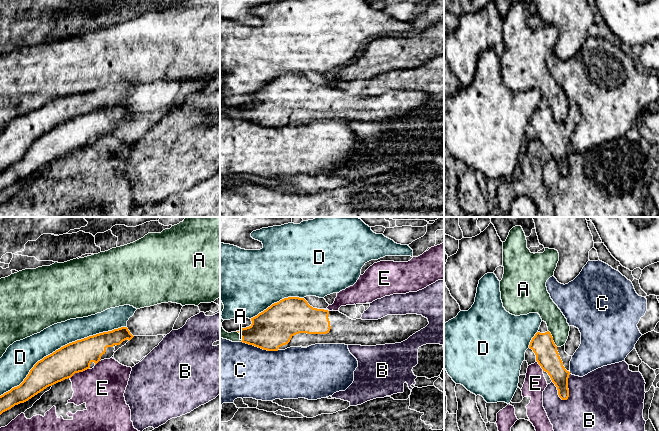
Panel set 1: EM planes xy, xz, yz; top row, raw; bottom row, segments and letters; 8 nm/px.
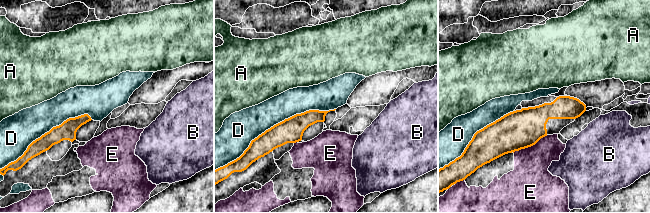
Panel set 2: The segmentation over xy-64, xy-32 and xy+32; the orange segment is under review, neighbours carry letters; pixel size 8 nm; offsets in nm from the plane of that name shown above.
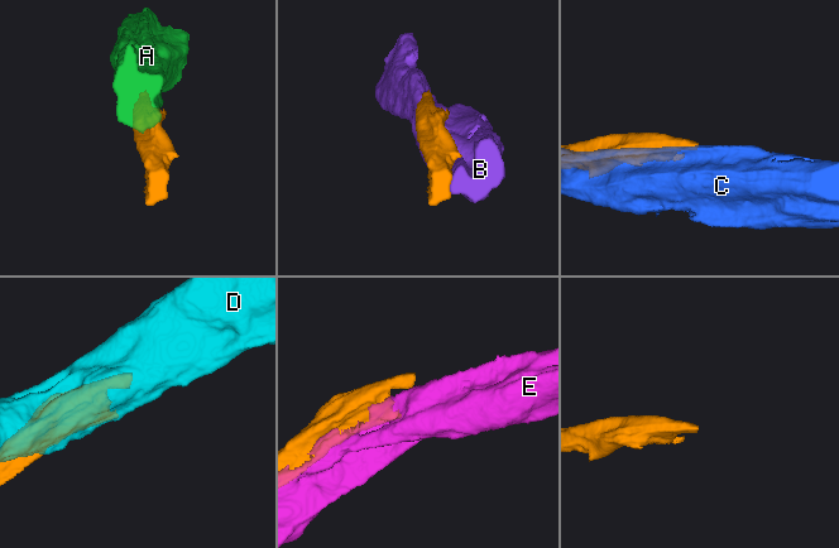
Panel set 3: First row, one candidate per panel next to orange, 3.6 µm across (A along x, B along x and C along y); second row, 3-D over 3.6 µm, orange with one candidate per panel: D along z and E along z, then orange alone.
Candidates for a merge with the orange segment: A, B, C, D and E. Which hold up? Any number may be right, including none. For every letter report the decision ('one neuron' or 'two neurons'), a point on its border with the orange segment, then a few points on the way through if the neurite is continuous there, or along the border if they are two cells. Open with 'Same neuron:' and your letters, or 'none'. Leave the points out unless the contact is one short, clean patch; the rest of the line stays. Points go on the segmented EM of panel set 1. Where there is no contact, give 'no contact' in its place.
Same neuron: none
A: two neurons | yz (552, 338)
B: two neurons | yz (568, 389)
C: two neurons | xz (260, 347)
D: two neurons | xy (61, 347)
E: two neurons | xy (79, 371)

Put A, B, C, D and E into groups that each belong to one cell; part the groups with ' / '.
A / B / C / D / E

